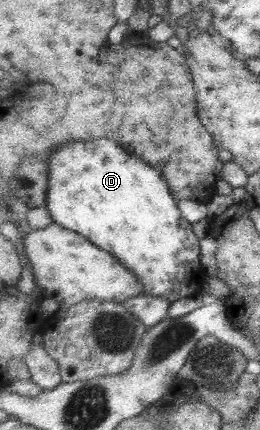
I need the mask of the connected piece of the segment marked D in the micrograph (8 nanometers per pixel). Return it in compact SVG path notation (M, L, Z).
M106 138L104 140L76 141L58 144L54 148L54 152L50 154L50 158L48 158L48 166L50 167L50 172L48 174L48 192L46 192L48 198L46 198L46 207L52 213L54 223L68 228L68 230L79 232L94 244L100 244L100 248L112 252L126 268L130 268L136 276L140 276L139 280L144 285L146 295L163 297L170 302L176 302L181 298L201 294L209 280L208 272L204 270L203 261L201 260L201 240L194 234L191 222L187 218L184 218L183 212L169 187L167 178L159 169L156 169L152 164L146 164L142 157L130 154L127 149L119 144L119 141L106 140Z

